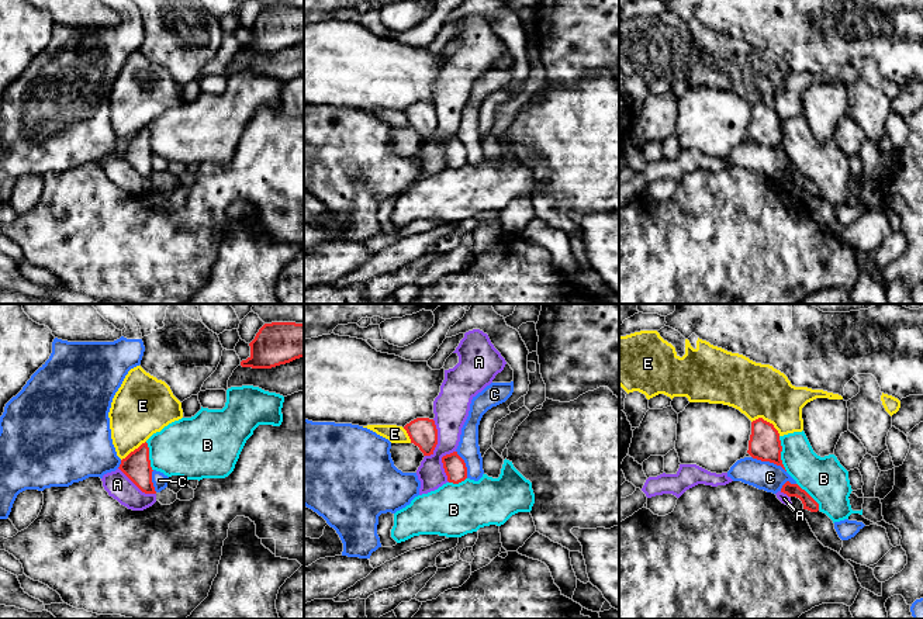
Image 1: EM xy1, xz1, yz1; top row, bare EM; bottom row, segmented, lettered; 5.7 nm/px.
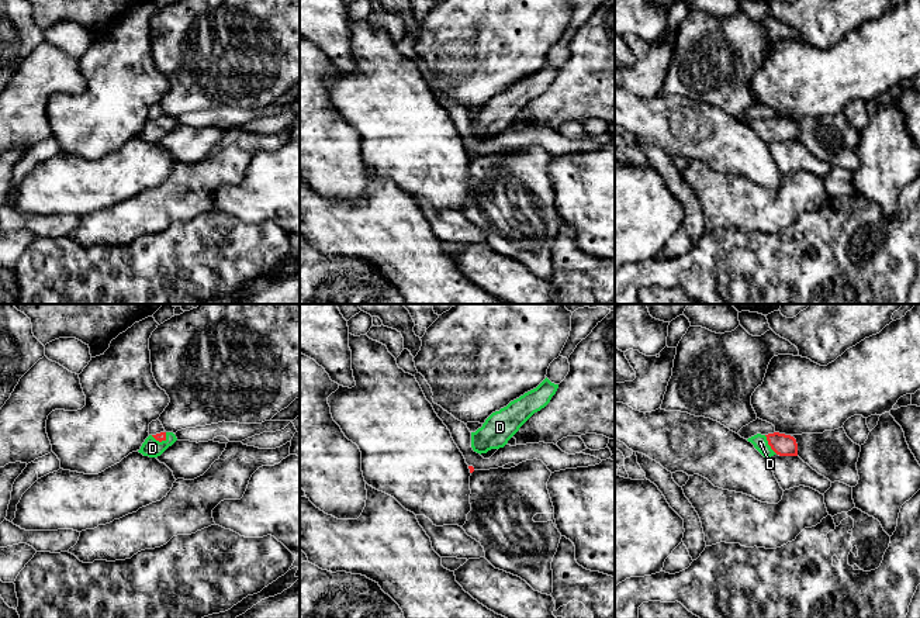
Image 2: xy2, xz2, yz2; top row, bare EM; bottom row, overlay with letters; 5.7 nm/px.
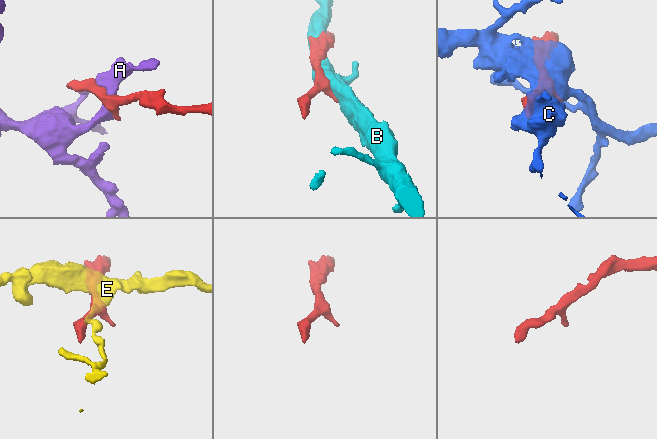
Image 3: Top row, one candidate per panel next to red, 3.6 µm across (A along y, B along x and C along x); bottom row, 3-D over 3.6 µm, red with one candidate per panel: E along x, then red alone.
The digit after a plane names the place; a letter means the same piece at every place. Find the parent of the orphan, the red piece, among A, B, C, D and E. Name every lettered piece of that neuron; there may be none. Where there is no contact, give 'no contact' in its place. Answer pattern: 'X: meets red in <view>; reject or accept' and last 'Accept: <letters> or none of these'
A: meets red in xz1; reject
B: meets red in yz1; reject
C: meets red in yz1; reject
D: meets red in yz2; accept
E: meets red in yz1; reject
Accept: D

